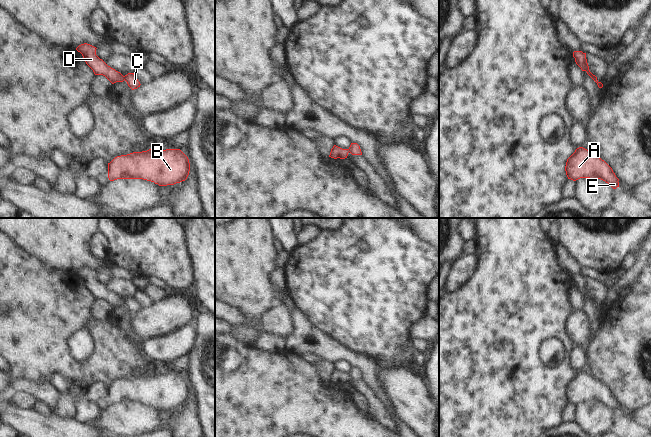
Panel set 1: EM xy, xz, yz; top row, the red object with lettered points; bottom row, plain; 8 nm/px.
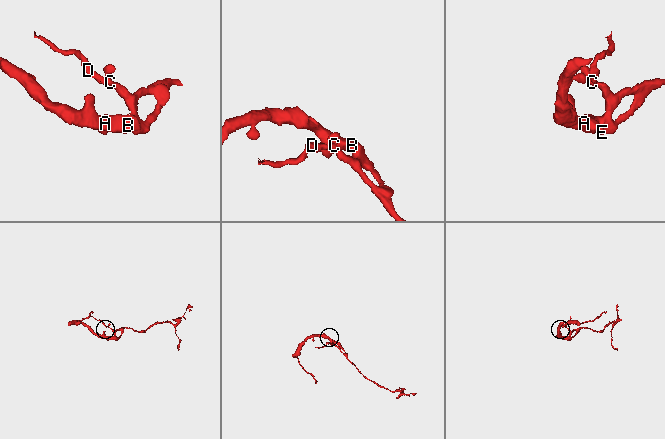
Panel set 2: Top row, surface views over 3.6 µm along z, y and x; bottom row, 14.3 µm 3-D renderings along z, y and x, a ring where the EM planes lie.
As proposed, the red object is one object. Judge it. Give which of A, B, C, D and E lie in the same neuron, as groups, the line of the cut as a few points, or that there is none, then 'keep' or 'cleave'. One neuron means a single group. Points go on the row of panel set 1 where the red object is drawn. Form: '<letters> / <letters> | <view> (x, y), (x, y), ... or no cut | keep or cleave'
A B C E / D | xy (123, 76), (125, 79) | cleave

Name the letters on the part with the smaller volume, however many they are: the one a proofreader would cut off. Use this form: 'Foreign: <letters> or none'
Foreign: D

